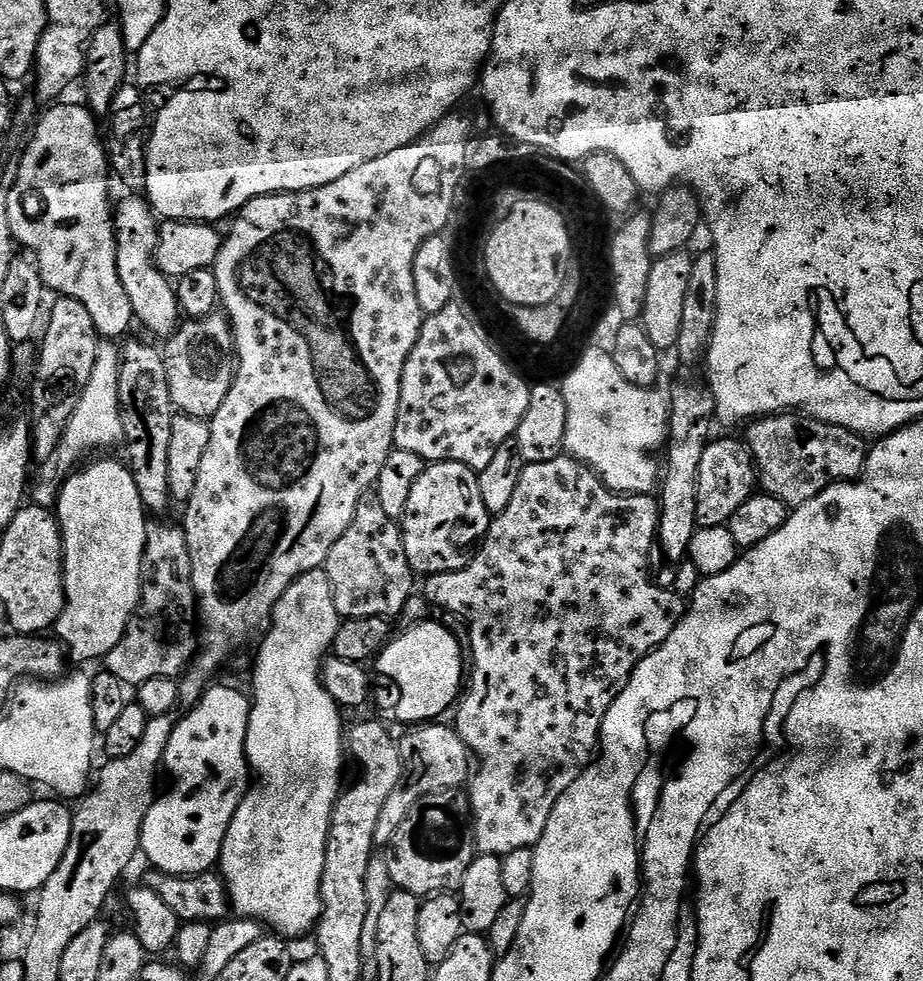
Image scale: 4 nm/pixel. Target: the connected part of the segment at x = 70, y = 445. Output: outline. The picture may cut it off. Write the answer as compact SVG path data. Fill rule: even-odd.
M112 342L101 343L94 370L90 374L90 382L78 402L78 410L74 410L74 418L70 418L70 426L66 426L66 434L62 434L62 442L58 442L58 450L49 460L39 465L40 473L37 476L35 473L31 481L30 500L40 508L55 509L62 486L68 481L68 477L93 455L92 451L96 451L96 454L103 453L100 452L103 448L112 448L124 439L118 398L121 349L116 347Z

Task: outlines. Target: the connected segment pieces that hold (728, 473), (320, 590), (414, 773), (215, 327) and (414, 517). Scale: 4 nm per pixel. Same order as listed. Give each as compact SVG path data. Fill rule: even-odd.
M713 439L702 454L702 463L698 466L698 510L696 522L699 527L709 528L719 524L727 525L728 519L757 491L758 473L752 452L743 439Z
M315 568L306 574L302 574L289 588L286 594L276 603L270 617L270 627L267 629L268 637L260 646L260 653L256 656L256 669L252 672L252 692L250 691L250 703L252 713L248 719L248 733L246 734L246 746L244 754L248 758L248 767L254 777L254 783L244 794L244 800L238 806L234 818L228 827L228 833L224 839L224 845L220 851L218 872L228 890L228 902L231 911L237 917L245 920L257 920L265 929L271 930L277 937L289 938L288 936L304 936L313 931L320 920L322 902L320 901L320 883L322 882L322 866L326 856L326 842L328 841L328 827L332 824L332 811L342 791L340 779L344 776L344 756L346 760L346 728L340 725L342 709L339 704L330 698L325 690L324 683L320 681L321 667L329 655L332 643L340 629L342 617L334 606L334 594L328 581L328 576L323 568Z
M428 722L423 726L413 727L409 732L412 732L409 736L401 735L398 740L404 777L395 788L394 794L386 798L386 805L383 806L378 825L375 827L375 842L380 848L391 843L409 808L418 799L437 790L459 789L470 776L470 771L468 772L470 753L455 727L448 725L447 728L444 722Z
M213 314L201 320L181 323L173 336L167 337L162 355L166 382L170 386L172 407L179 415L211 421L218 414L236 377L232 326L227 316Z
M449 460L429 463L418 482L414 482L414 490L410 490L402 521L406 558L413 573L421 572L421 577L427 578L462 570L475 556L489 523L477 469Z

